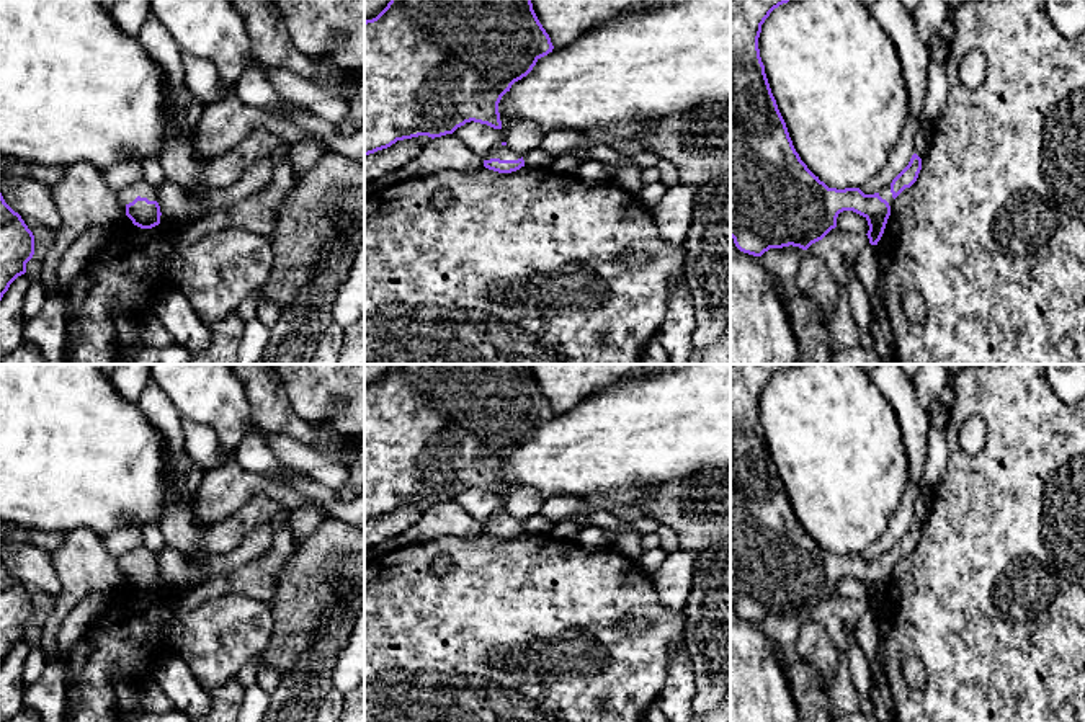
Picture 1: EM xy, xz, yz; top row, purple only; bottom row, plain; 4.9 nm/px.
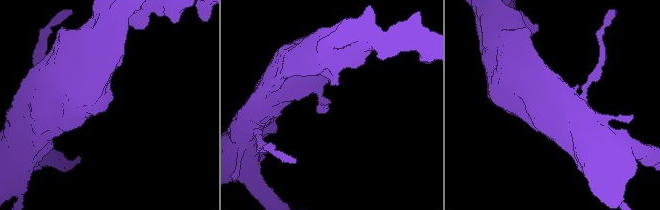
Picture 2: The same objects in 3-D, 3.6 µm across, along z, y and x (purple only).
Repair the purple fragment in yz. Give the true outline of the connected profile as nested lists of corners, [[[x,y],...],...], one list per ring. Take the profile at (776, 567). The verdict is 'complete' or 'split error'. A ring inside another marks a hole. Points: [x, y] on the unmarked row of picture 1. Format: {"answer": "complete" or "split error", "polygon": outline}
{"answer": "split error", "polygon": [[[730,364],[730,603],[740,617],[753,622],[789,611],[807,616],[837,593],[840,578],[853,577],[868,586],[866,601],[877,611],[895,564],[917,547],[922,524],[913,519],[892,549],[874,560],[860,554],[828,554],[807,534],[793,511],[758,415],[761,390],[789,366]]]}

